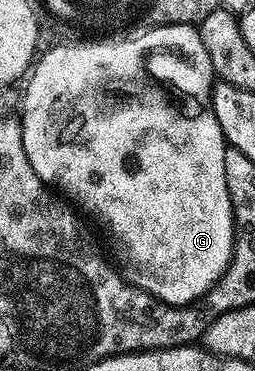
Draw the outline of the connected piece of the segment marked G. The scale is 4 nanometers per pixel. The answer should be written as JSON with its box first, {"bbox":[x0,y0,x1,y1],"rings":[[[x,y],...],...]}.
{"bbox":[21,24,237,308],"rings":[[[175,24],[154,29],[152,33],[146,34],[146,37],[129,41],[123,46],[90,46],[76,50],[55,50],[55,53],[41,56],[39,59],[43,64],[35,74],[26,100],[21,103],[25,156],[29,156],[29,164],[33,164],[33,172],[37,172],[37,176],[52,187],[60,186],[63,189],[61,194],[64,199],[76,198],[79,201],[80,211],[88,210],[89,213],[96,214],[115,233],[116,240],[128,250],[128,260],[135,265],[133,282],[136,287],[167,306],[178,308],[198,303],[200,301],[198,298],[202,294],[204,297],[223,277],[237,246],[235,217],[231,211],[229,188],[225,184],[225,152],[229,147],[221,132],[221,124],[217,124],[217,116],[209,105],[215,69],[209,60],[209,52],[205,52],[201,44],[198,29],[194,26]]]}

